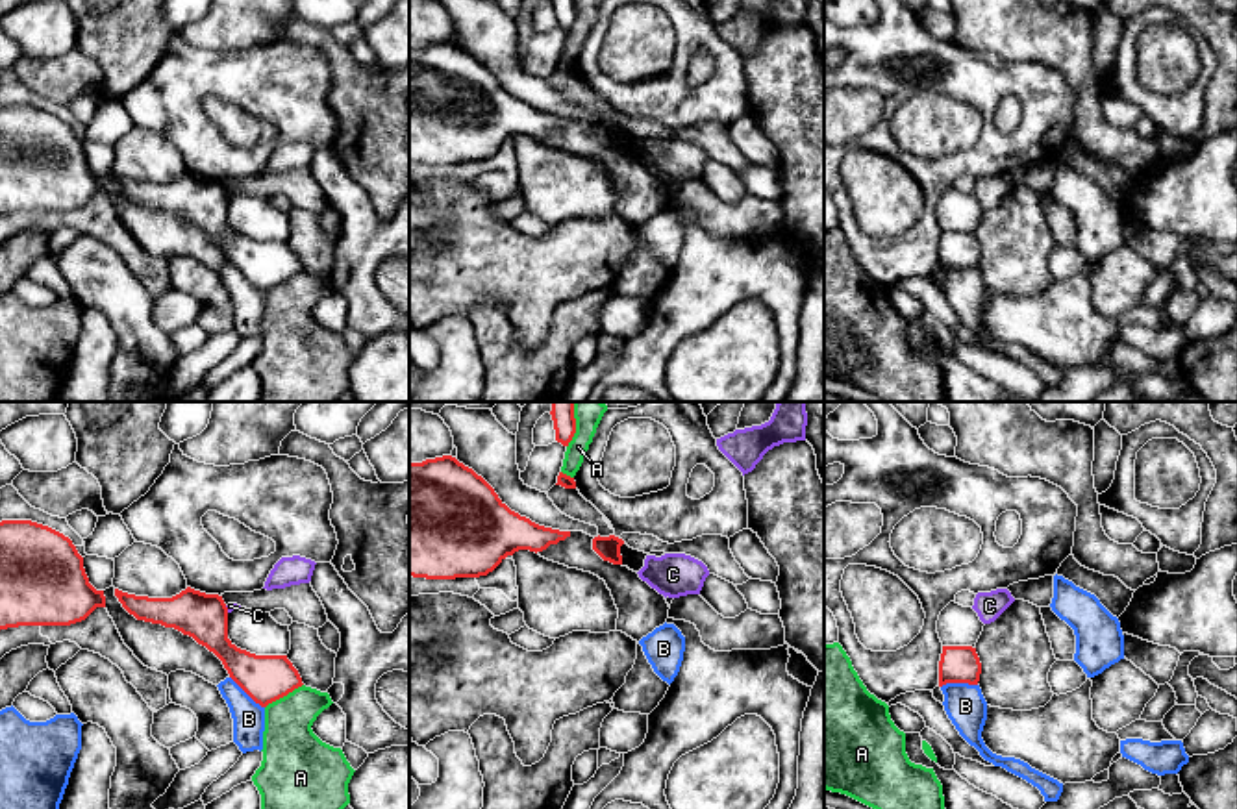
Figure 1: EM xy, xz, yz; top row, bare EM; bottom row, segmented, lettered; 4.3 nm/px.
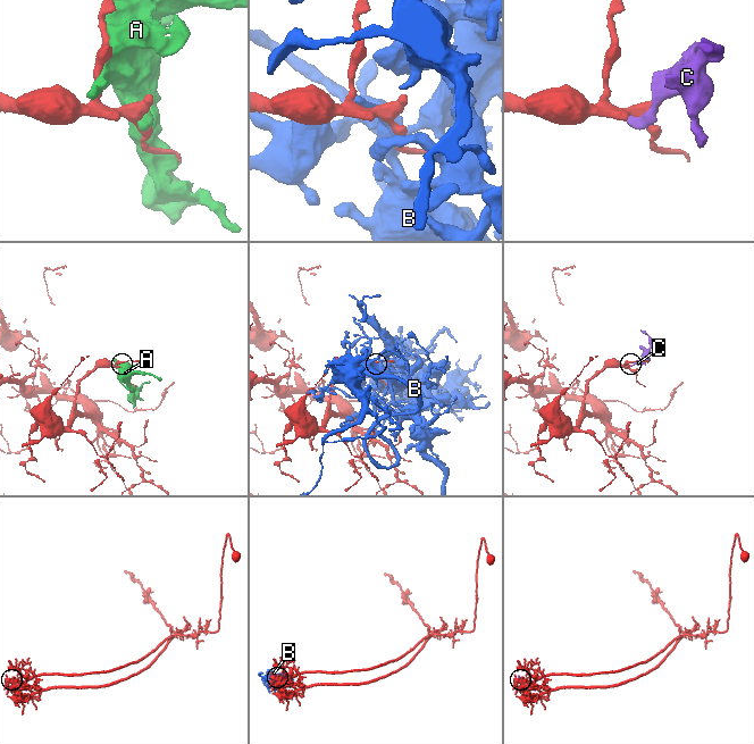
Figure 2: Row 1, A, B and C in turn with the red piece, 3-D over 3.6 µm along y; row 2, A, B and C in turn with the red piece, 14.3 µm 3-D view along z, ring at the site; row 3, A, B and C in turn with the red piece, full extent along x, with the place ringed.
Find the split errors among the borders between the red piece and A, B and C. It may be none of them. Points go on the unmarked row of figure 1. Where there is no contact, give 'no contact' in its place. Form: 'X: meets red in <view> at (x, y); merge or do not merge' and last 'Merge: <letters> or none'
A: meets red in xy at (284, 280); do not merge
B: meets red in yz at (958, 267); do not merge
C: meets red in xy at (226, 195); do not merge
Merge: none

